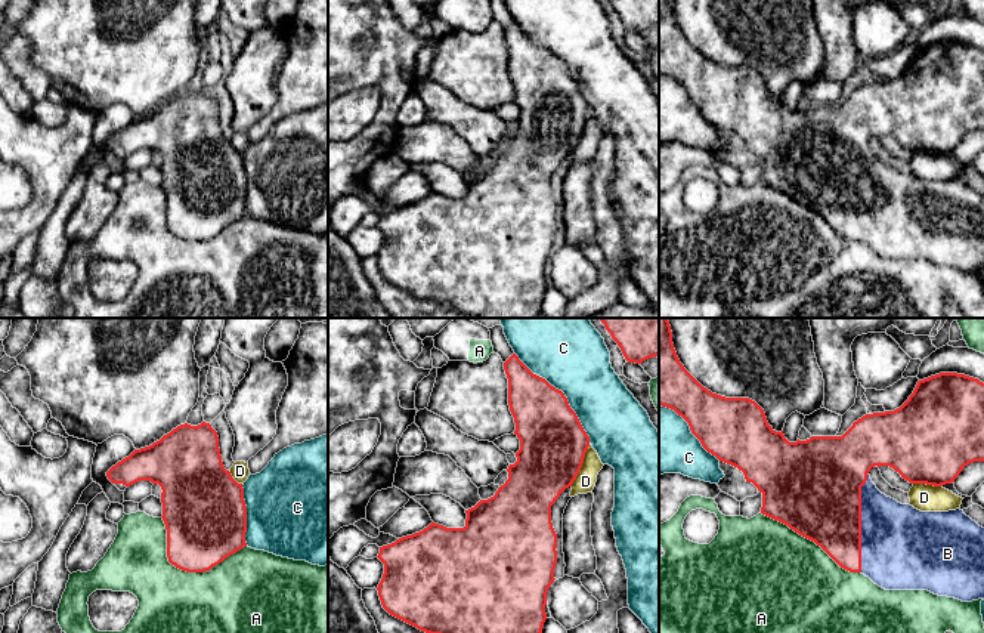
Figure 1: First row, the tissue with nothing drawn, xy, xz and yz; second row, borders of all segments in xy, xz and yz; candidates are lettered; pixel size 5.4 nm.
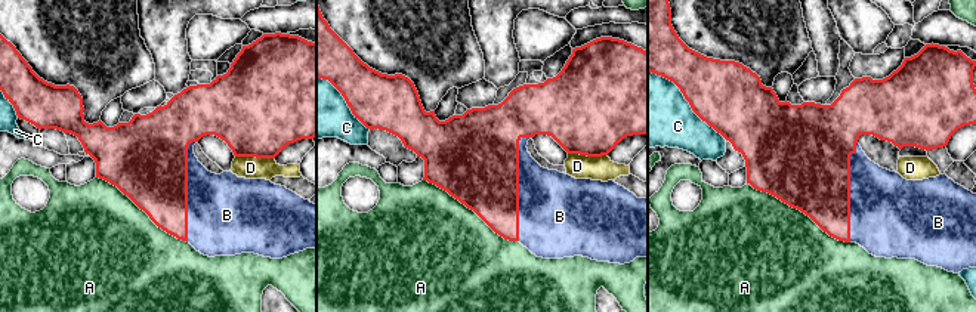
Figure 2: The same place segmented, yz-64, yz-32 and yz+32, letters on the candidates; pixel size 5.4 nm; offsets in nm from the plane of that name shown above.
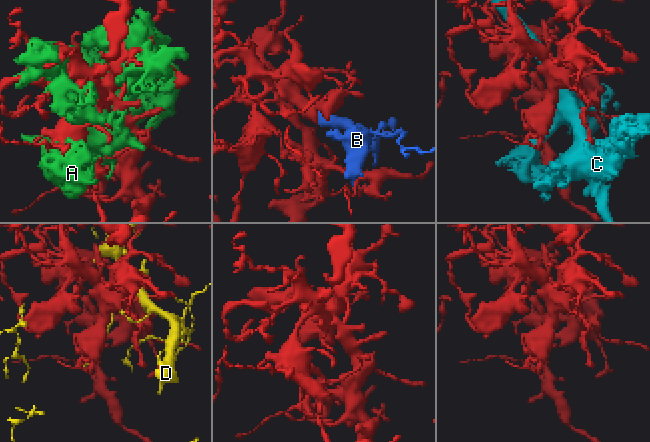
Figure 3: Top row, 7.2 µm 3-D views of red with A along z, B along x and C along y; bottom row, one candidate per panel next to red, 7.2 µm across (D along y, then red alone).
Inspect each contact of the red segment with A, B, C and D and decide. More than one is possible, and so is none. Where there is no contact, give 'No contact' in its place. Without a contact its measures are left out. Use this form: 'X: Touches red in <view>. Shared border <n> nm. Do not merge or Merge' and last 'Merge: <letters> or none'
A: Touches red in xy. Shared border 500 nm. Do not merge
B: Touches red in yz. Shared border 550 nm. Merge
C: Touches red in xz. Shared border 650 nm. Do not merge
D: Touches red in xz. Shared border 260 nm. Do not merge
Merge: B

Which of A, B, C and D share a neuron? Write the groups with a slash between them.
A / B / C / D

